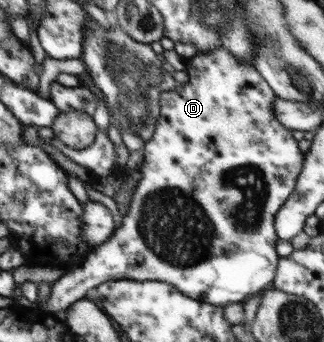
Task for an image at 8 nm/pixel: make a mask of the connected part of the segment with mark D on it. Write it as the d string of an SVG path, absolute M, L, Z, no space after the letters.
M215 47L210 51L198 52L194 57L183 58L183 60L185 67L192 67L192 77L189 77L188 84L179 83L175 89L160 94L159 118L152 139L144 144L143 162L138 167L140 180L133 191L130 207L123 217L121 225L115 229L113 235L106 242L97 245L85 255L84 263L73 270L66 271L60 279L52 283L48 301L43 303L41 307L36 305L36 308L43 313L57 315L58 310L66 310L75 301L92 295L97 285L114 280L162 281L169 283L192 299L224 307L229 303L243 303L246 297L272 286L279 262L279 256L276 254L278 237L274 227L275 215L295 188L305 154L300 151L299 141L292 136L292 129L286 129L278 121L277 115L273 112L277 96L252 63L238 61L224 47Z

